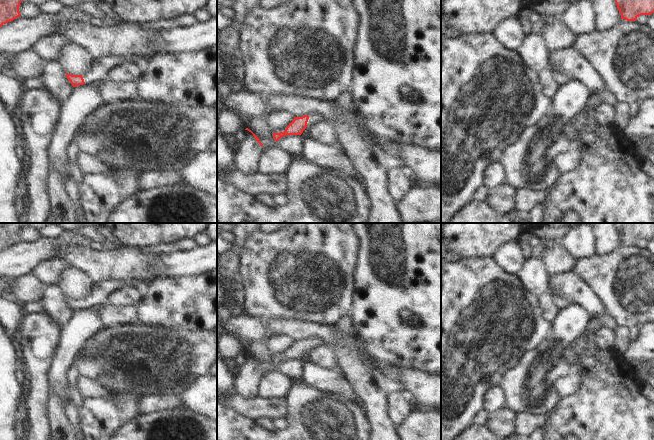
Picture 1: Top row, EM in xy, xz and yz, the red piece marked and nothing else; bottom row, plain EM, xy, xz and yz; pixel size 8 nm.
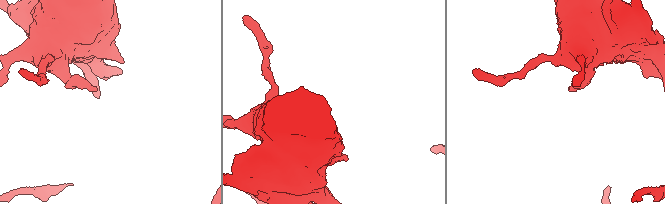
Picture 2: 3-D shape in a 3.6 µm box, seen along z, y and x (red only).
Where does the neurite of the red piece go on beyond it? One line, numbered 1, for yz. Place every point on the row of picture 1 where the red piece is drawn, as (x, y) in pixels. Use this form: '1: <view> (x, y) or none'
1: none

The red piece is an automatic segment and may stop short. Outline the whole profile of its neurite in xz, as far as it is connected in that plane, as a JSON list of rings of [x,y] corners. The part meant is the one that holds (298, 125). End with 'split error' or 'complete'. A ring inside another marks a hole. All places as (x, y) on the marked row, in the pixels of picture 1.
[[[309,114],[302,117],[294,117],[293,121],[289,123],[284,132],[273,133],[273,138],[278,141],[281,137],[287,135],[301,135],[308,125],[314,123],[327,121],[320,114]]]; split error

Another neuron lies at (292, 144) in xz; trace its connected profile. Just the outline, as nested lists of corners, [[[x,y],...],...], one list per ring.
[[[301,135],[283,136],[278,141],[276,141],[275,146],[286,151],[290,155],[296,155],[302,151],[303,138]]]

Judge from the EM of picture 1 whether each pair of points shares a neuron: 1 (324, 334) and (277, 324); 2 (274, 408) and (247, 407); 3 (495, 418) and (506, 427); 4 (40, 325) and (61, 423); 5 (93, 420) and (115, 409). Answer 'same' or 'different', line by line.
1: same
2: same
3: same
4: different
5: same

